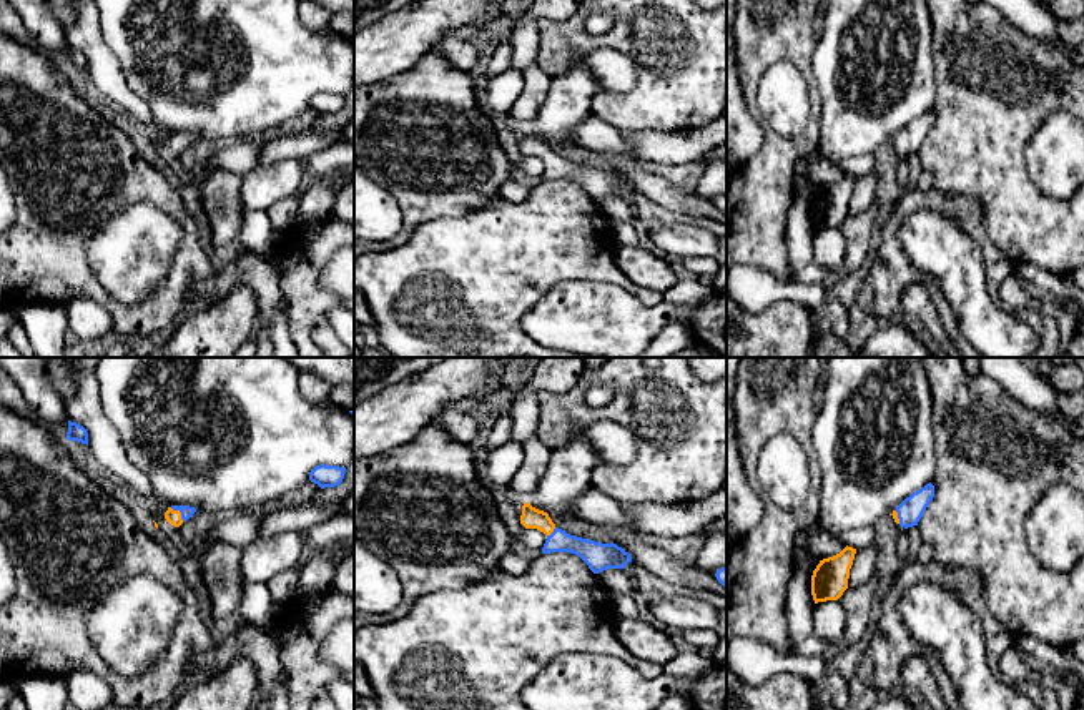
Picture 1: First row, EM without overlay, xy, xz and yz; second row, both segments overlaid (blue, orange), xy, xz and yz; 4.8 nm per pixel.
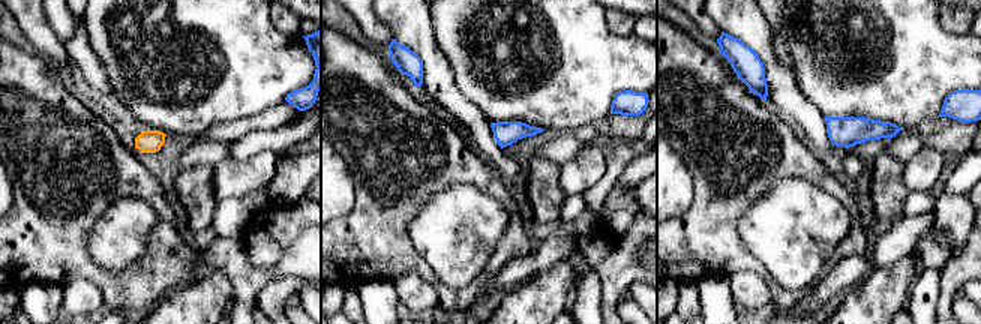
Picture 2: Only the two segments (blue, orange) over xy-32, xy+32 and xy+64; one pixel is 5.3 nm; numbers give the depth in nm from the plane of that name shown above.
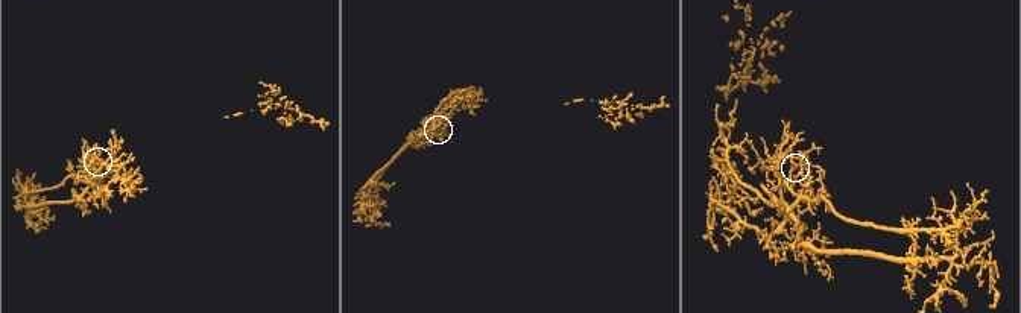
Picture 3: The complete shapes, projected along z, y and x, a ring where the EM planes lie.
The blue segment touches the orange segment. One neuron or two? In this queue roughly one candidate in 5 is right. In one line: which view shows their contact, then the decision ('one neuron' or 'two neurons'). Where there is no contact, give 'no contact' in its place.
xy | one neuron

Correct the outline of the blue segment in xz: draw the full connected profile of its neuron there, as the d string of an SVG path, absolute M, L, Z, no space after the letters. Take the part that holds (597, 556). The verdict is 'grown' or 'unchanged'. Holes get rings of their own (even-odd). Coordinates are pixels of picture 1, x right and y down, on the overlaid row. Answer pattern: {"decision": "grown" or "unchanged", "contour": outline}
{"decision": "grown", "contour": "M524 502L520 524L525 529L537 529L547 535L542 554L570 552L579 555L594 574L607 569L625 569L632 557L617 544L602 544L582 537L575 537L559 529L547 512Z"}

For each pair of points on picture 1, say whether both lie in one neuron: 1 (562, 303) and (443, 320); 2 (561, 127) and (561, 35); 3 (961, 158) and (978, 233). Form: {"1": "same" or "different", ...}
{"1": "different", "2": "different", "3": "different"}

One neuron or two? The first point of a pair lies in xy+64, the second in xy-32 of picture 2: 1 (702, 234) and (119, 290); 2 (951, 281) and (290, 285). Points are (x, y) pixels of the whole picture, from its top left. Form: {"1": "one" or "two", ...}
{"1": "one", "2": "one"}

